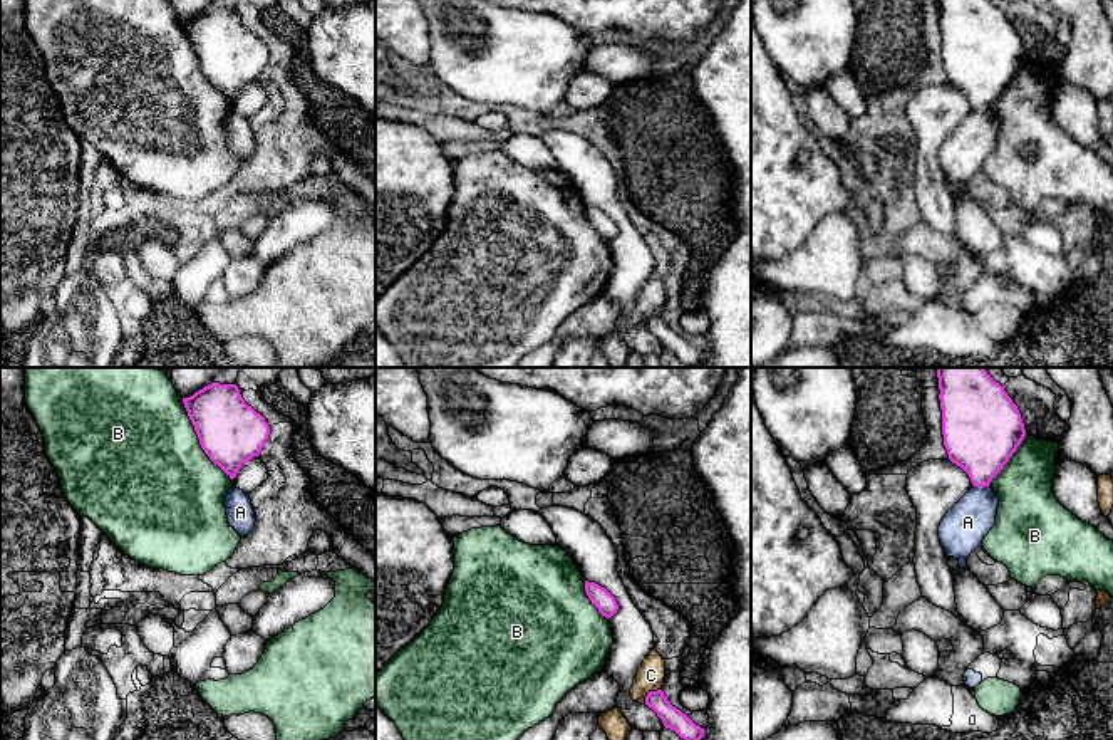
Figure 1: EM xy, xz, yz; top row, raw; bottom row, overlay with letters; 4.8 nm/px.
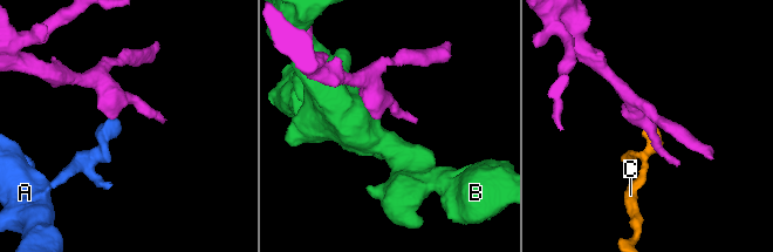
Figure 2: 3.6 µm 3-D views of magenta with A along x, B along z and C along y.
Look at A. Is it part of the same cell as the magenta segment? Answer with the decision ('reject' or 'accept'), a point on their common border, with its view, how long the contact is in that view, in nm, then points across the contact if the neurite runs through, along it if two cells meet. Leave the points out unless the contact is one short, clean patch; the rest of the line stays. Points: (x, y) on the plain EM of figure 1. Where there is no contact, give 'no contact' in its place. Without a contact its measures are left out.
reject | yz (981, 109) | 70 nm | along yz (974, 109), (988, 111)

